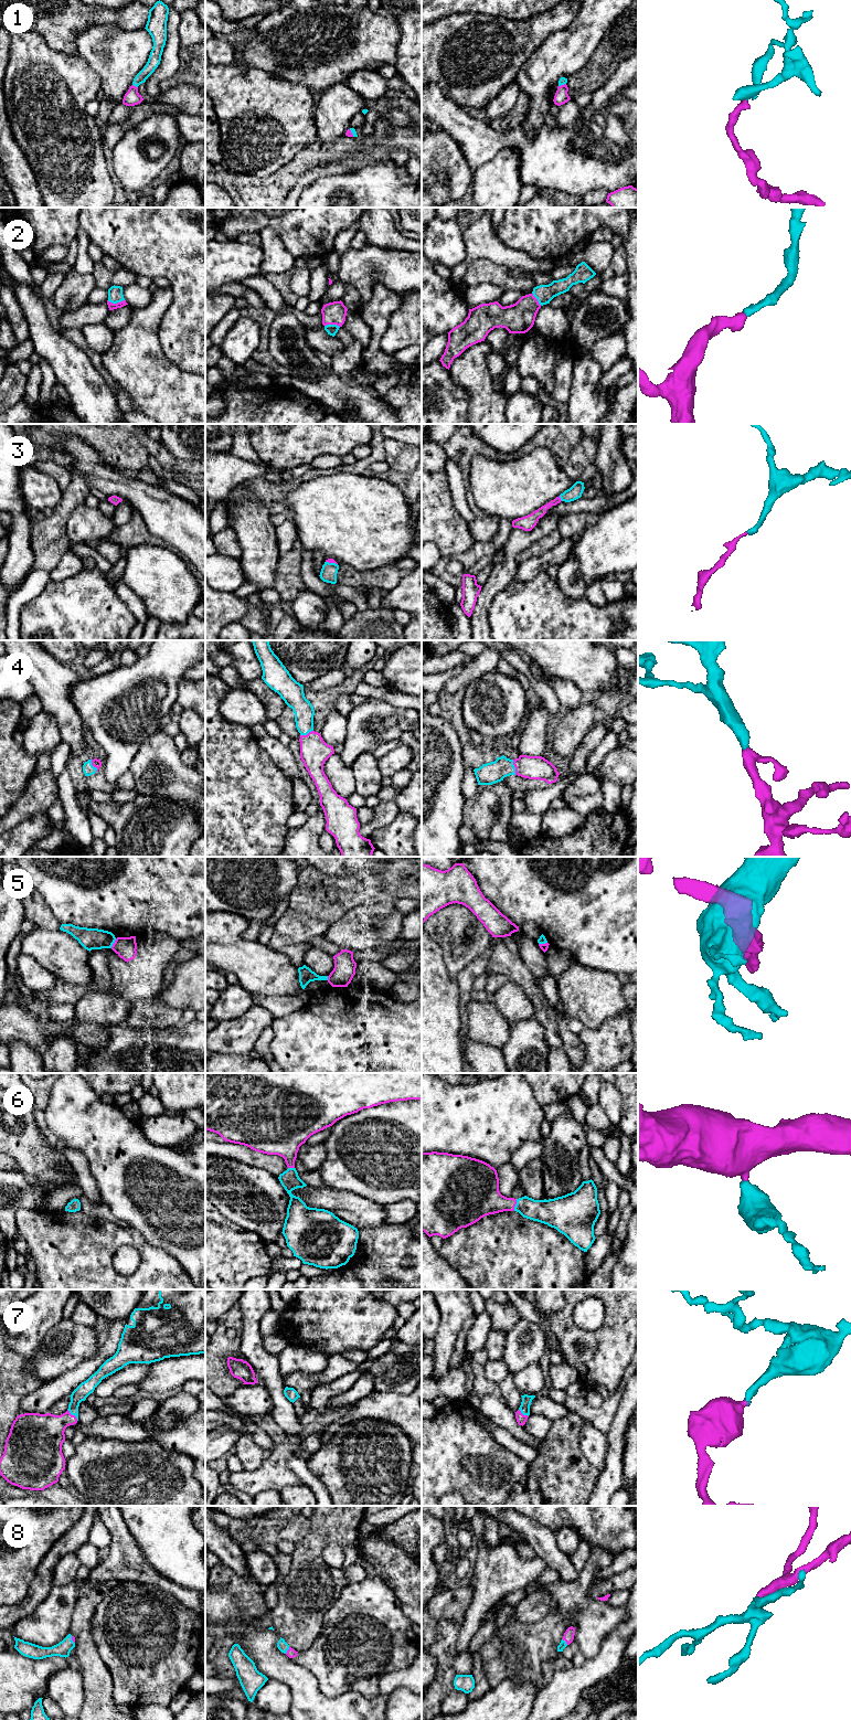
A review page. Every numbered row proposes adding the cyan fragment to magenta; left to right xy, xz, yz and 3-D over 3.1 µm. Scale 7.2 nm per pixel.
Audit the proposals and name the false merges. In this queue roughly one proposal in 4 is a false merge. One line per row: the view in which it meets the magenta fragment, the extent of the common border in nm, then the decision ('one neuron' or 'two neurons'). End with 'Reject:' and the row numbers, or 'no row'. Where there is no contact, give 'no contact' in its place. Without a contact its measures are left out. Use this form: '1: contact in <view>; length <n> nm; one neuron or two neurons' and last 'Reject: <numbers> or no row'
1: contact in xy; length 50 nm; one neuron
2: contact in xy; length 130 nm; one neuron
3: contact in yz; length 50 nm; one neuron
4: contact in yz; length 110 nm; one neuron
5: contact in xy; length 80 nm; two neurons
6: contact in yz; length 80 nm; one neuron
7: contact in xy; length 120 nm; one neuron
8: contact in xz; length 60 nm; one neuron
Reject: 5

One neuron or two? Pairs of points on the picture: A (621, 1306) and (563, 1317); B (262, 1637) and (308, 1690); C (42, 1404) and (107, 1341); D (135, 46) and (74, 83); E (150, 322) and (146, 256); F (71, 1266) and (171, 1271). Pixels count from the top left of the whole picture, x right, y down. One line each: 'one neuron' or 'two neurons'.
A: one neuron
B: one neuron
C: one neuron
D: two neurons
E: two neurons
F: one neuron

